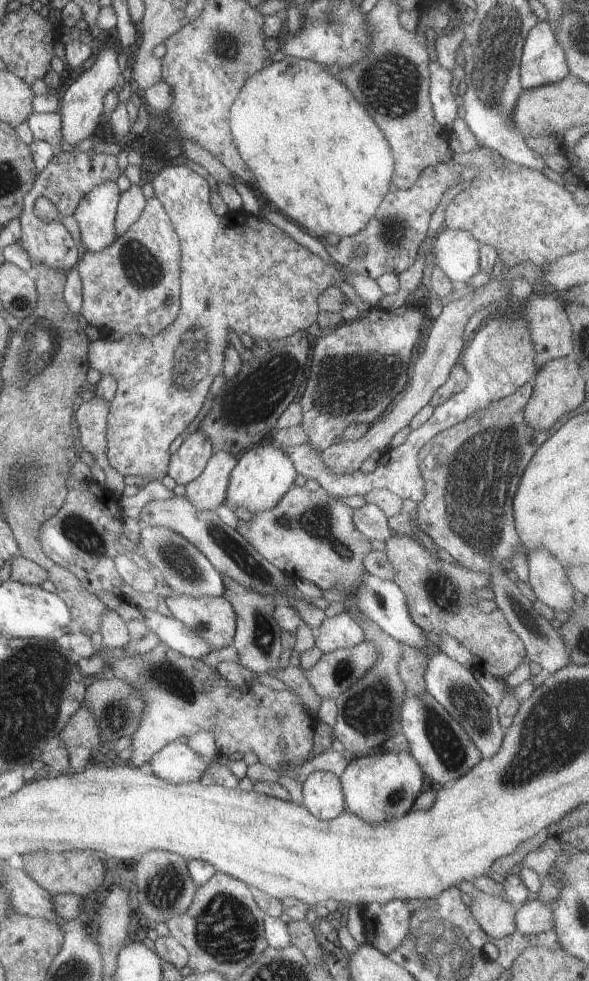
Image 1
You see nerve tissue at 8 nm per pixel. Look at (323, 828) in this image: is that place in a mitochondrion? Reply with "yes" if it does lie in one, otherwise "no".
no

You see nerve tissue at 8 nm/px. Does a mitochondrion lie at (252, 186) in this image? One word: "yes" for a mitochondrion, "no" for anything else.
no

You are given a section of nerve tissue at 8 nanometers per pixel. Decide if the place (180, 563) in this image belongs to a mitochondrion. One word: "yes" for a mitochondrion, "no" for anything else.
yes

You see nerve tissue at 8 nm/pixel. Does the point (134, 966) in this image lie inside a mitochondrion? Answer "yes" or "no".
no

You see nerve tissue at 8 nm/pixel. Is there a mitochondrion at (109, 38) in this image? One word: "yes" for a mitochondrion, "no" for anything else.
no

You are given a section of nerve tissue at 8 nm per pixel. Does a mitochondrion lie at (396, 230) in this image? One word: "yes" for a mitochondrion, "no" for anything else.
yes

